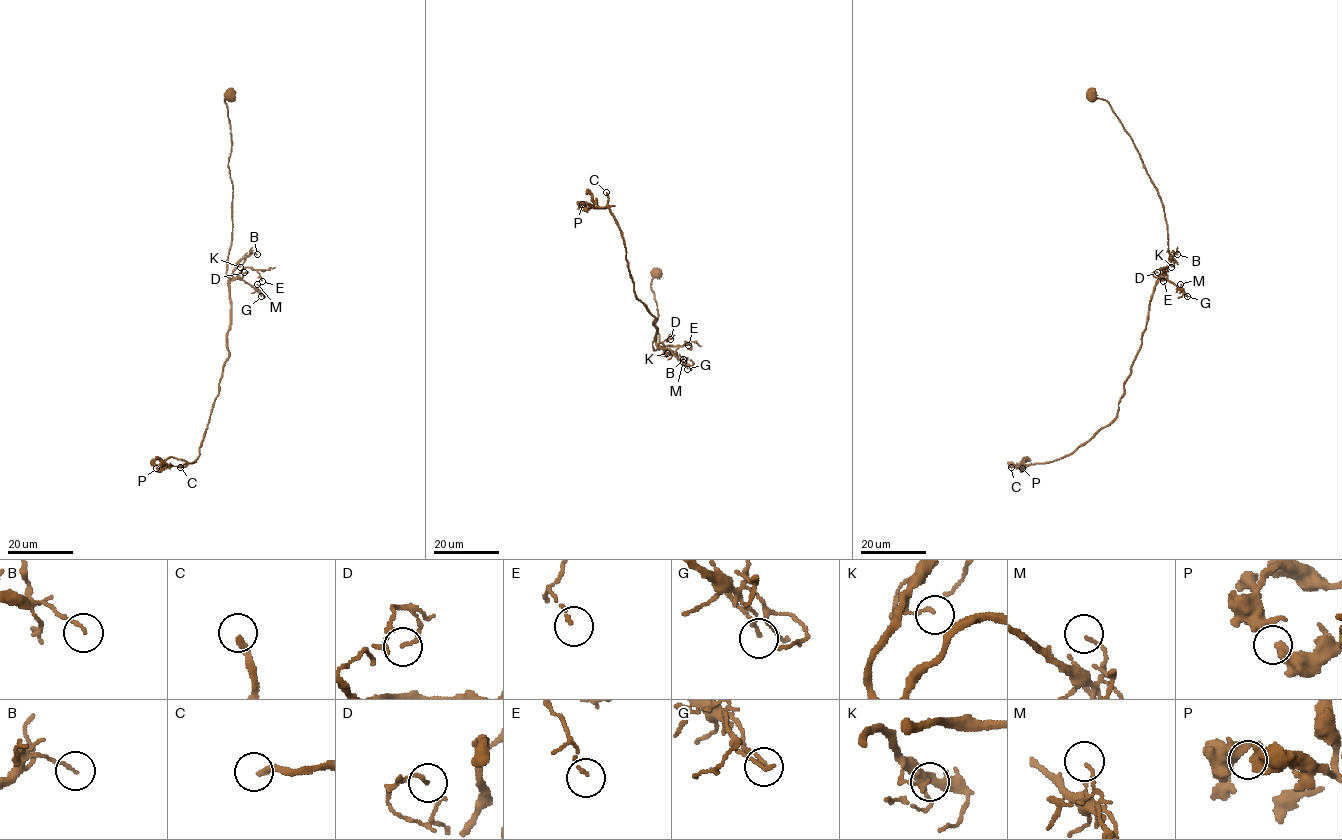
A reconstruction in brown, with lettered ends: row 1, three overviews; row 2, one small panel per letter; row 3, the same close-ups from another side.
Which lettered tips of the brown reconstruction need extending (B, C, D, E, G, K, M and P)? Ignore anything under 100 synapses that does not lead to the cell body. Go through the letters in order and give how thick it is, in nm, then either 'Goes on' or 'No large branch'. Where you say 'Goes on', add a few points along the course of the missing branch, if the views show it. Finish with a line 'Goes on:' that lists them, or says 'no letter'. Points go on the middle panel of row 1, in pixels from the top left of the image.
B: Thickness 100 nm. No large branch
C: Thickness 240 nm. Goes on. Course of what is missing: (606, 192), (609, 186), (618, 207), (643, 231), (645, 217)
D: Thickness 130 nm. No large branch
E: Thickness 110 nm. No large branch
G: Thickness 110 nm. No large branch
K: Thickness 120 nm. No large branch
M: Thickness 100 nm. No large branch
P: Thickness 320 nm. No large branch
Goes on: C

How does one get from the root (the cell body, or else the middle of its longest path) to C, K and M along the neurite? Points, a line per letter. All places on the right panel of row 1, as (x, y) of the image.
C: (1091, 95), (1109, 104), (1157, 192), (1167, 230), (1168, 267), (1155, 286), (1116, 416), (1068, 455), (1011, 467)
K: (1091, 95), (1109, 104), (1157, 192), (1169, 251), (1168, 267), (1159, 276), (1166, 278), (1166, 267), (1171, 267)
M: (1091, 95), (1109, 104), (1157, 192), (1169, 251), (1168, 267), (1159, 276), (1178, 288), (1180, 284)

